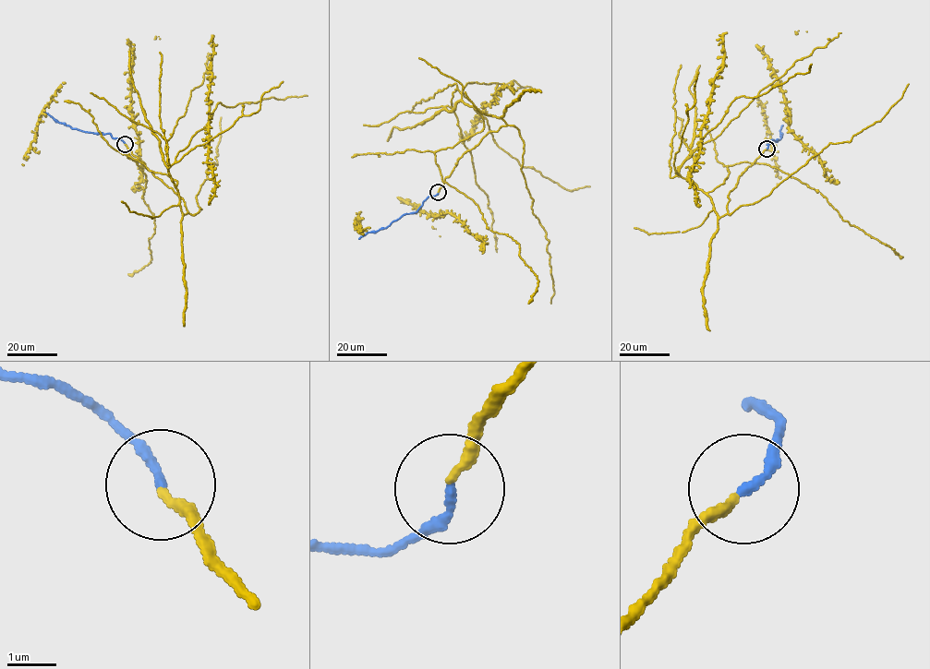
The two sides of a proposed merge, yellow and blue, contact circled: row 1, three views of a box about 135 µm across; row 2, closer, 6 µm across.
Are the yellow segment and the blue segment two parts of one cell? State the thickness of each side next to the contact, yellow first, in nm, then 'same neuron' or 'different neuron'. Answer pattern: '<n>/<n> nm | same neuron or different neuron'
200/170 nm | same neuron

